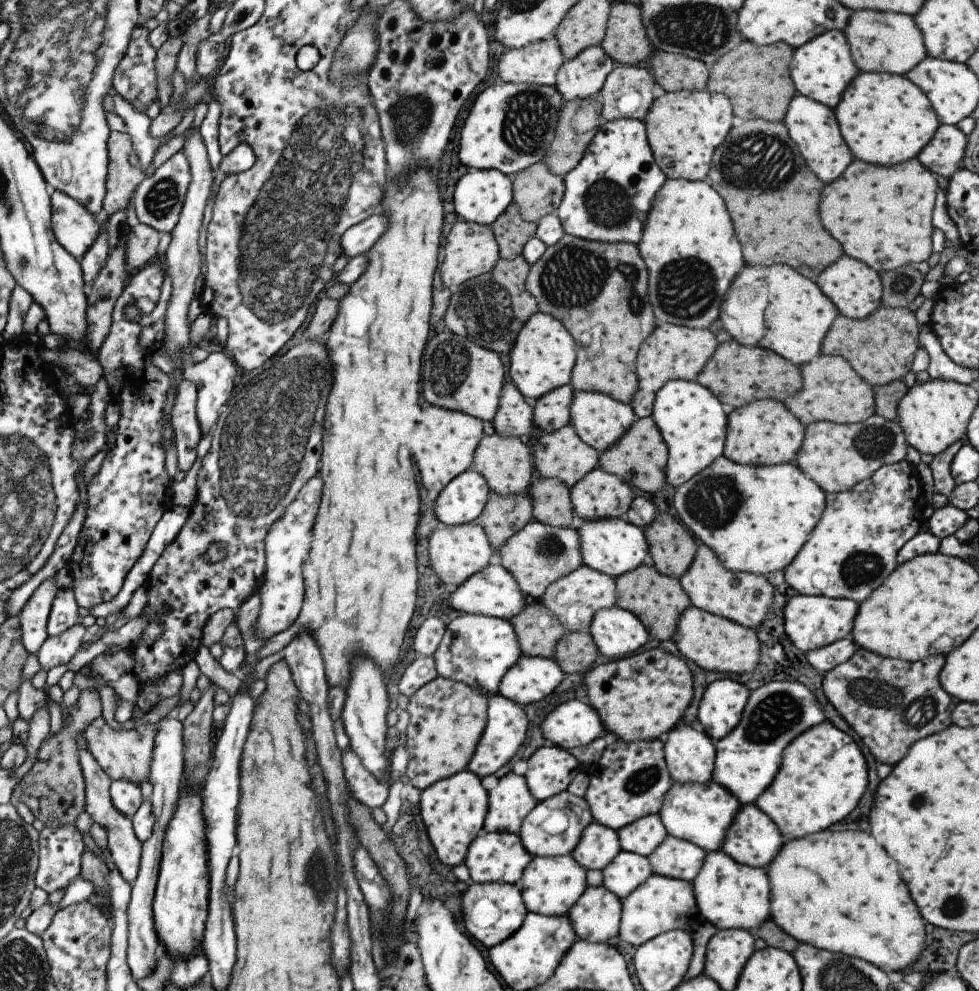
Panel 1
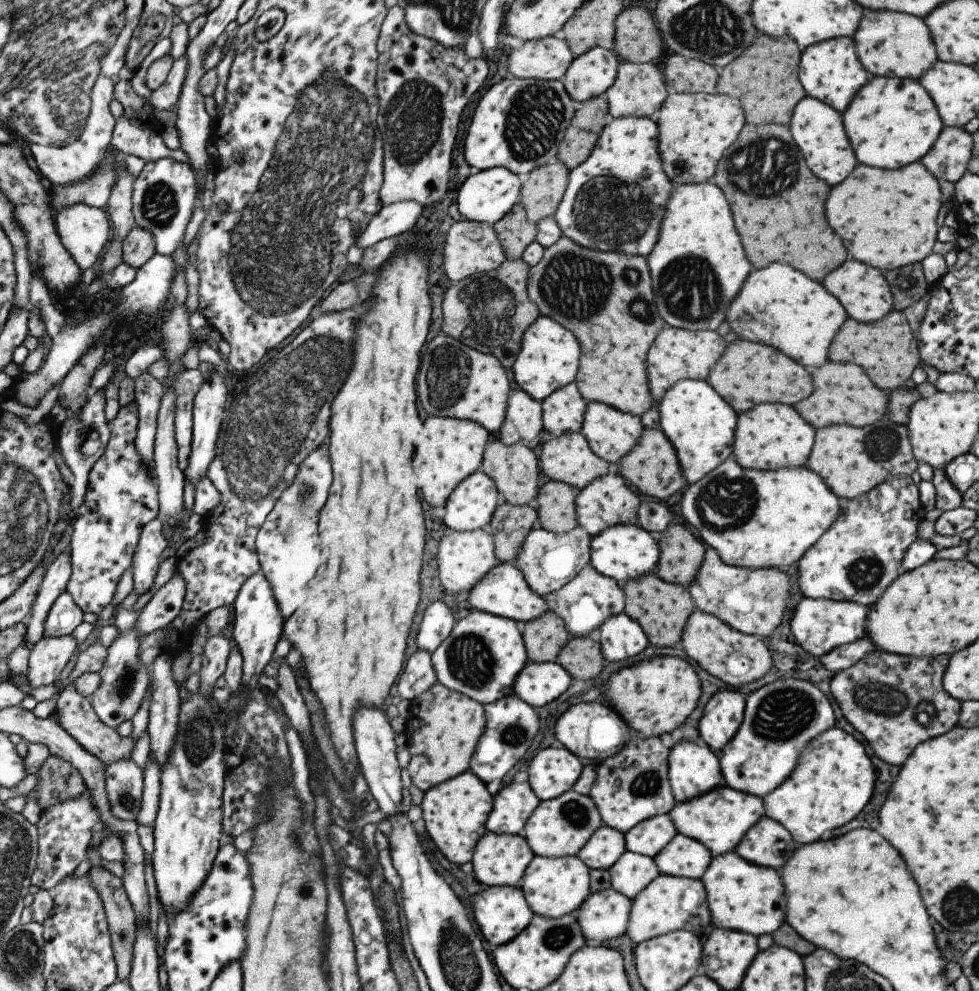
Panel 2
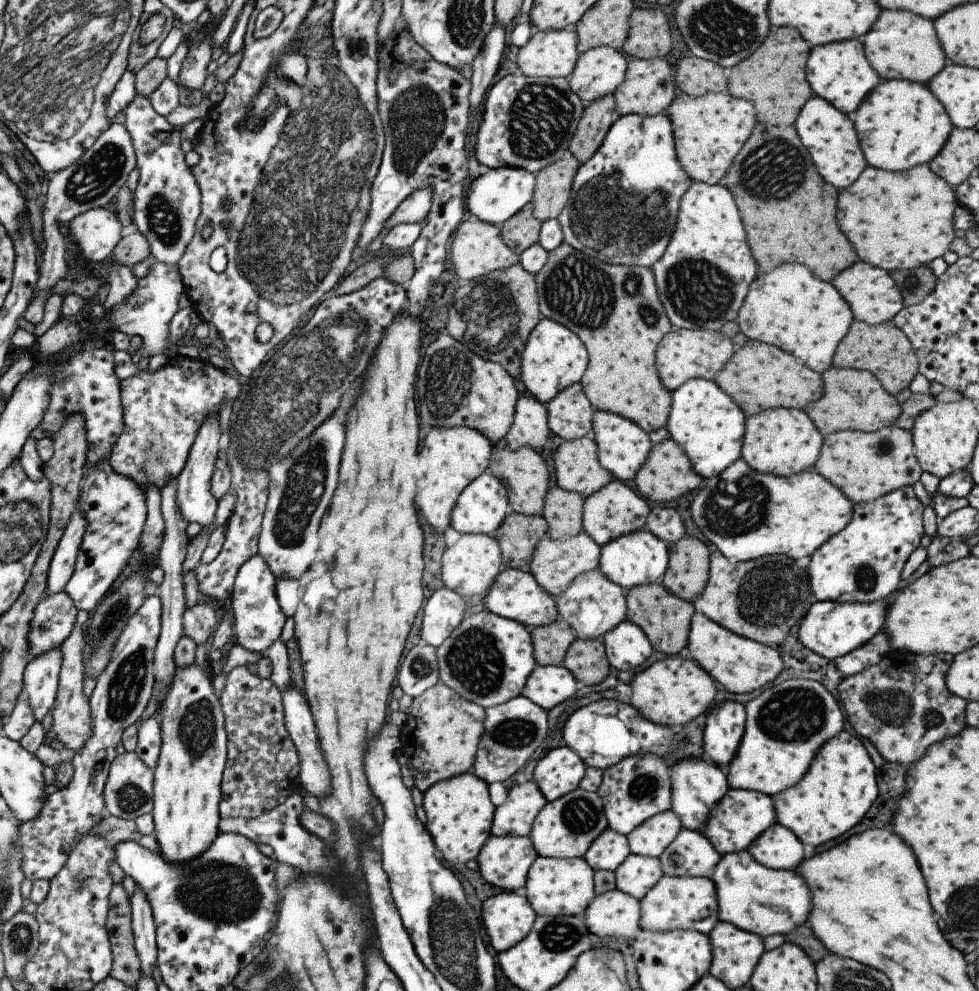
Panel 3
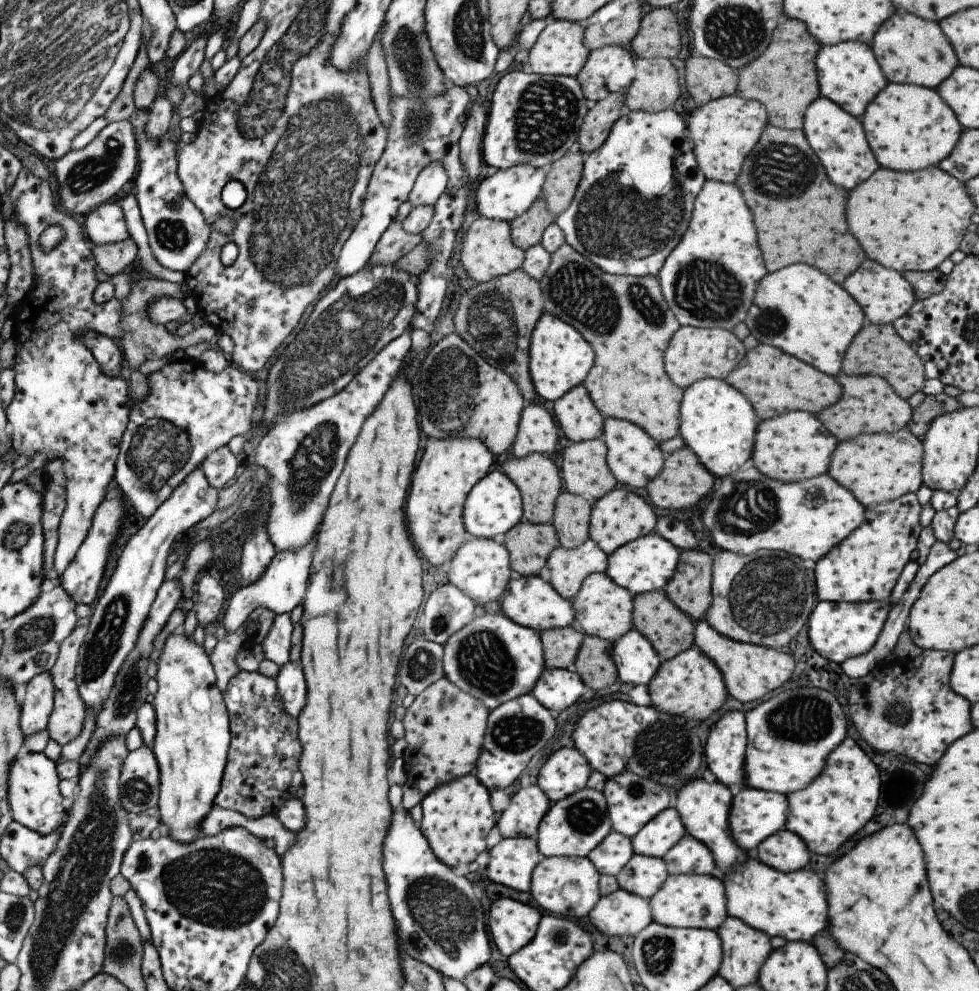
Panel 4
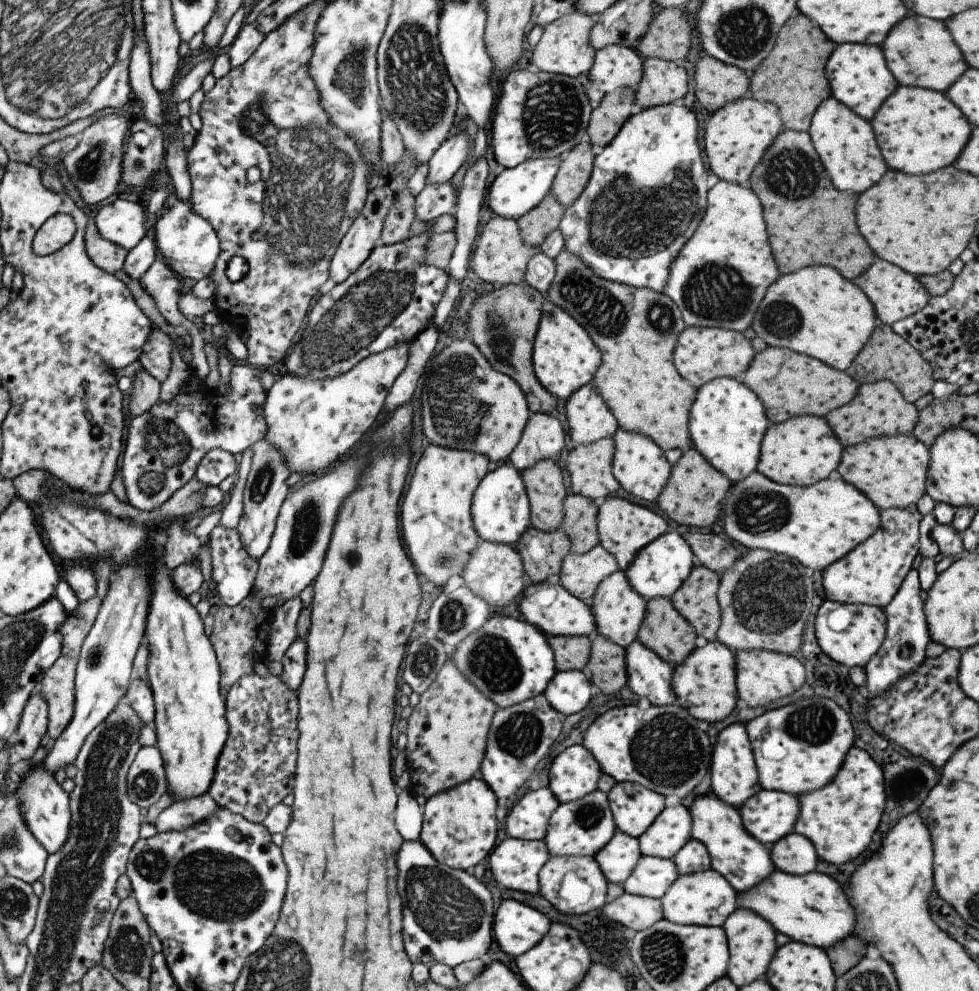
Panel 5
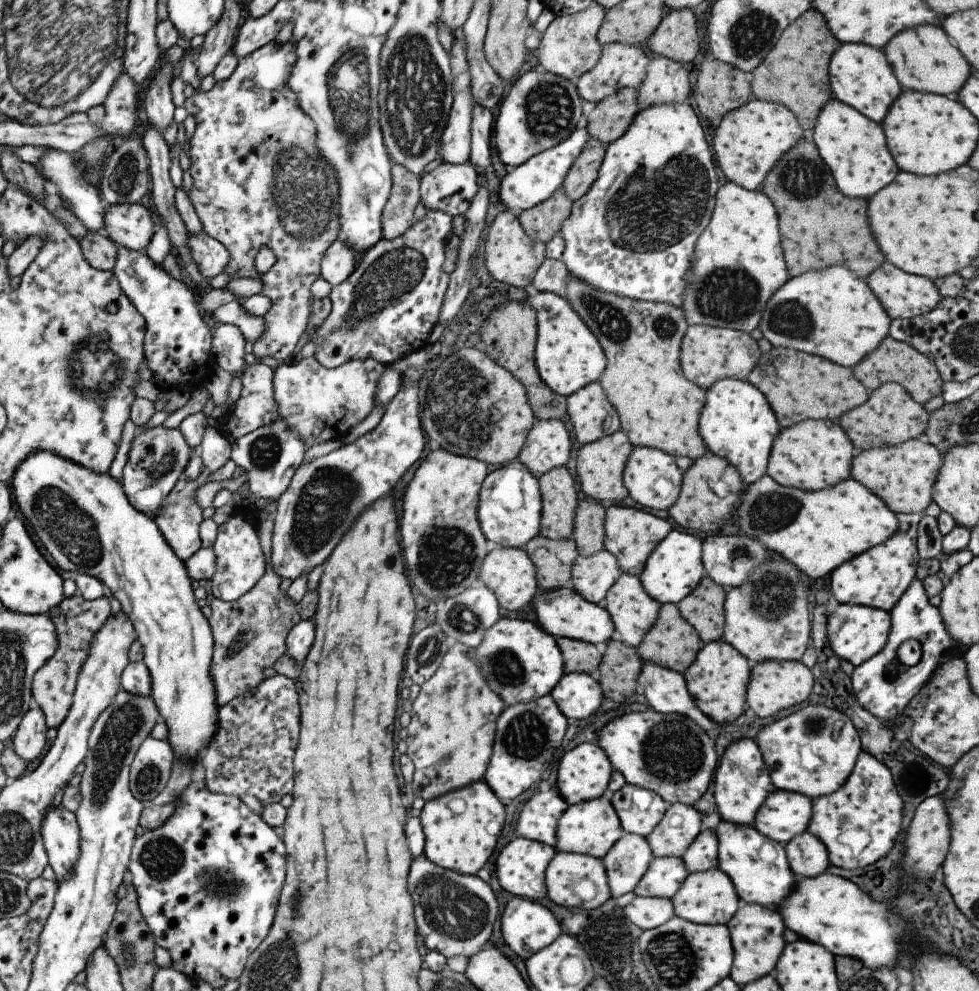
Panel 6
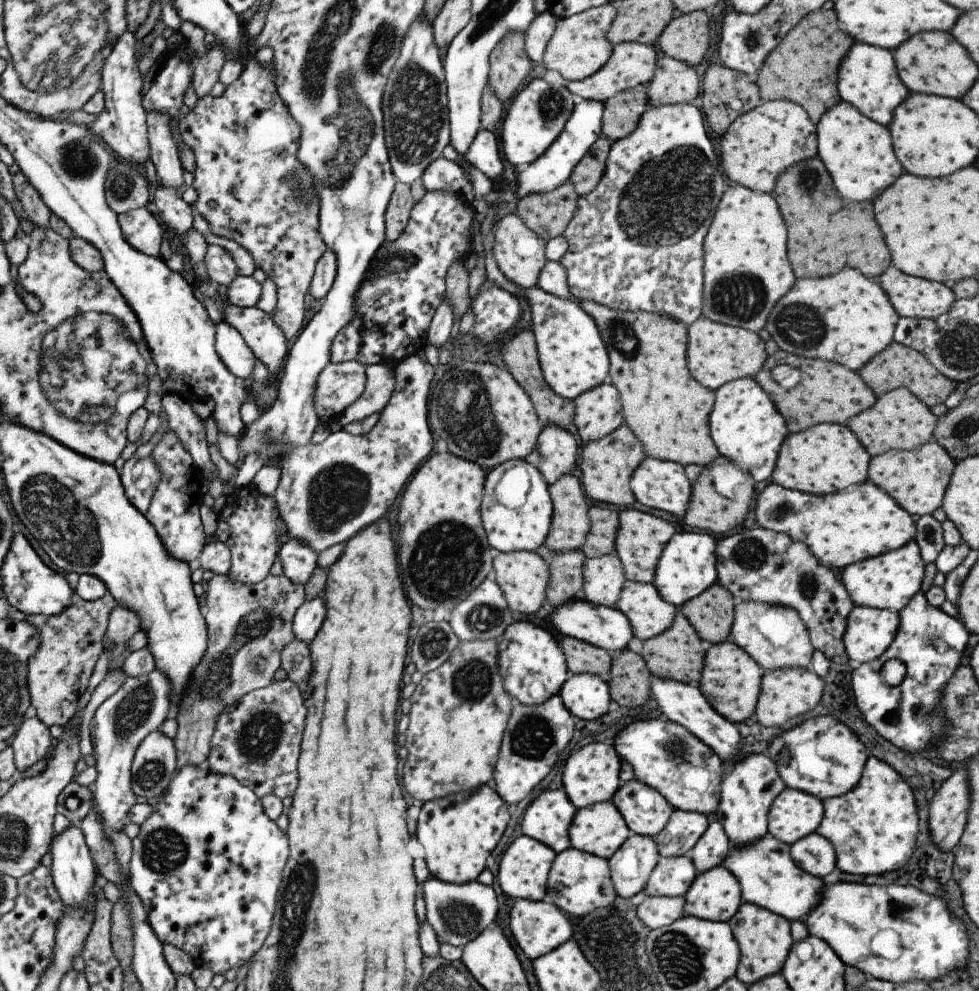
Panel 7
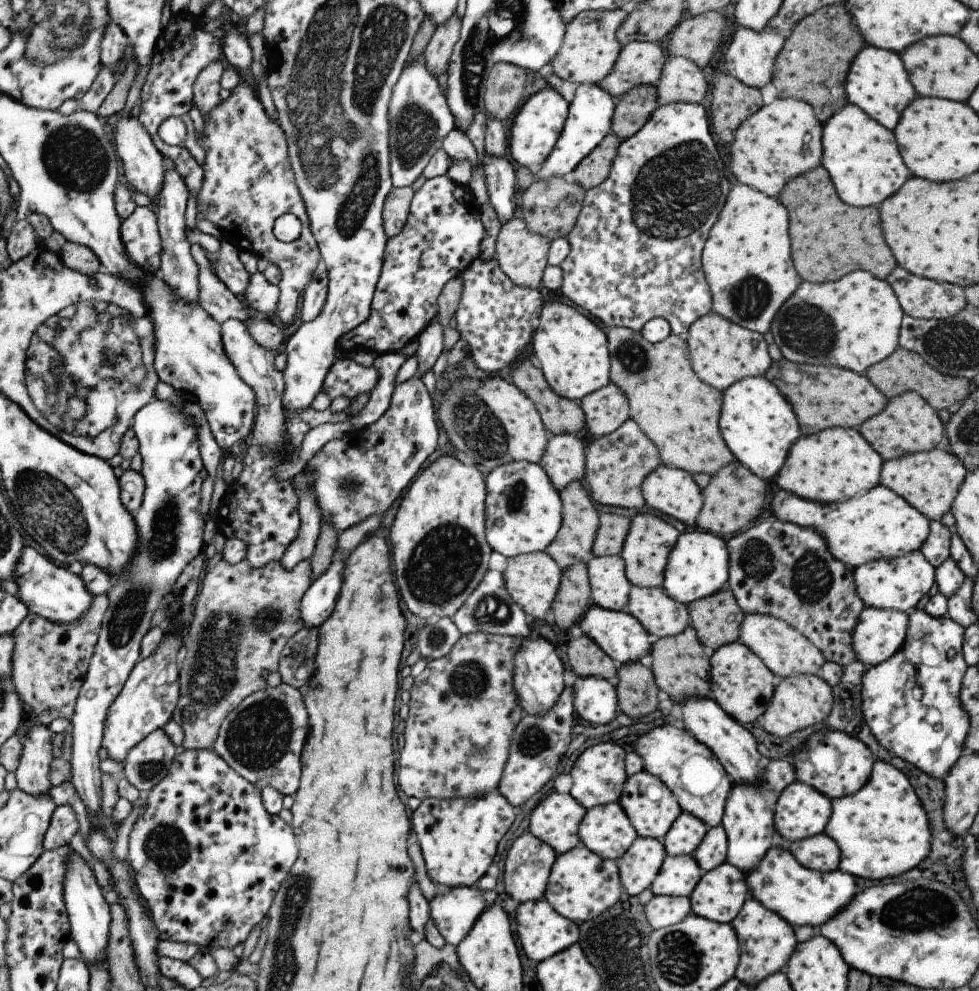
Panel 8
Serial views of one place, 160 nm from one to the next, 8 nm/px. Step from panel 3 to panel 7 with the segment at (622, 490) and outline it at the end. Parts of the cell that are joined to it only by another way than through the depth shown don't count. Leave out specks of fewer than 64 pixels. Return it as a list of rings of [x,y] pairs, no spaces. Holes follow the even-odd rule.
[[[637,506],[619,511],[617,518],[613,551],[621,563],[624,577],[633,582],[650,583],[663,546],[675,532],[673,525],[657,516],[639,511]]]

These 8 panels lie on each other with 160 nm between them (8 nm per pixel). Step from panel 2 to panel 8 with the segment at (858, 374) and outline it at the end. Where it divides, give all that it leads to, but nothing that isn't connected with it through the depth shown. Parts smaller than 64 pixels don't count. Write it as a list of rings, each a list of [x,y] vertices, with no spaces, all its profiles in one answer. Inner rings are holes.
[[[907,391],[889,398],[877,414],[861,422],[856,430],[884,461],[903,454],[931,450],[941,440],[944,428],[936,410],[916,392]]]

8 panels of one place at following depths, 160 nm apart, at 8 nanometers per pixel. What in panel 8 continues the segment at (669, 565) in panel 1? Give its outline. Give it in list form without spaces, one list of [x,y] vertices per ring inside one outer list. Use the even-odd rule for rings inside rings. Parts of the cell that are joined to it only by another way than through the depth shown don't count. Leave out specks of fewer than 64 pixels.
[[[724,586],[706,597],[695,599],[686,605],[690,620],[690,626],[695,629],[698,641],[703,646],[709,646],[713,650],[720,646],[738,640],[738,630],[744,613],[737,606],[732,592]]]

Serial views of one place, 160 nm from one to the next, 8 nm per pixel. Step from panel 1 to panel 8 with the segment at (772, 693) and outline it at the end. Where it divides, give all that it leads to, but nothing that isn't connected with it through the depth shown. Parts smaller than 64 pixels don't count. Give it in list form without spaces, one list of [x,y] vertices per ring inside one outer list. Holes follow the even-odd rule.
[[[817,731],[808,736],[802,744],[795,747],[793,756],[789,758],[797,781],[813,787],[828,799],[836,799],[853,794],[864,782],[868,782],[871,765],[875,762],[871,751],[859,740],[841,731]]]

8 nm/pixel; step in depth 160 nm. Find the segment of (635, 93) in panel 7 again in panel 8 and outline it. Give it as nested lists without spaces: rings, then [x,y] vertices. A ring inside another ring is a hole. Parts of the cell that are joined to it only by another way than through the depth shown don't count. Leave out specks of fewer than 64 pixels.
[[[637,85],[630,88],[615,100],[610,118],[610,132],[624,141],[643,126],[647,117],[658,106],[654,85]]]

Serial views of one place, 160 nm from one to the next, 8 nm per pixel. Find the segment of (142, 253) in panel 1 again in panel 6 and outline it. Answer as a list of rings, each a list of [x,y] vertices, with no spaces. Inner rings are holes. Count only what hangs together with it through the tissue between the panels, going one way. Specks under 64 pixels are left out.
[[[88,231],[81,240],[85,258],[96,269],[113,271],[118,264],[117,243],[99,231]]]

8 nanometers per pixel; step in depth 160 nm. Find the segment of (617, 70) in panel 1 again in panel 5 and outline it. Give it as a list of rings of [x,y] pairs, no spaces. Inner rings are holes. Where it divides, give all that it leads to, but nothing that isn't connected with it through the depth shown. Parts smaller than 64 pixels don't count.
[[[644,57],[642,61],[641,80],[634,92],[637,108],[666,105],[685,96],[687,77],[680,63],[653,57]]]

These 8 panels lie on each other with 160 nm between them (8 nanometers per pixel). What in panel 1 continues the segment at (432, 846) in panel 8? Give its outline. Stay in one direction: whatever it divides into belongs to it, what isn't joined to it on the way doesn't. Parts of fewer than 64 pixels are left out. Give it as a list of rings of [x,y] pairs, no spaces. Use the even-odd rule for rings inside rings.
[[[466,768],[420,791],[418,804],[421,820],[435,856],[443,864],[453,868],[464,861],[469,843],[483,831],[487,803],[487,793],[480,778]]]

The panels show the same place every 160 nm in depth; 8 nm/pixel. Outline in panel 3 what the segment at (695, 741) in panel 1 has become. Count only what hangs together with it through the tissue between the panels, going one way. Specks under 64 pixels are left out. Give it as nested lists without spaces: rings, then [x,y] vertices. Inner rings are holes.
[[[682,758],[669,766],[671,810],[679,817],[683,829],[702,829],[712,806],[727,792],[725,771],[715,763],[703,759]]]

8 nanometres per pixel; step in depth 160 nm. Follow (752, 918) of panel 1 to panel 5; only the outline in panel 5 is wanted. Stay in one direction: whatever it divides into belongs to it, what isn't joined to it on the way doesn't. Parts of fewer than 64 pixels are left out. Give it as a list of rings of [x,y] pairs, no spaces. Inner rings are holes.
[[[775,869],[758,885],[739,894],[737,906],[757,913],[775,930],[785,934],[790,941],[805,943],[819,948],[835,944],[839,939],[853,934],[853,909],[839,884],[831,877],[815,870],[802,875],[792,875]]]

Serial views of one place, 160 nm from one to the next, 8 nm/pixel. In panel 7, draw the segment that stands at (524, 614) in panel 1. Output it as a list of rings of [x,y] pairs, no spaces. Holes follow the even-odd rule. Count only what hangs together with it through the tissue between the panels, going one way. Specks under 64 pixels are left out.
[[[573,637],[561,638],[558,644],[563,651],[569,674],[589,673],[601,676],[609,672],[612,654],[606,650]]]

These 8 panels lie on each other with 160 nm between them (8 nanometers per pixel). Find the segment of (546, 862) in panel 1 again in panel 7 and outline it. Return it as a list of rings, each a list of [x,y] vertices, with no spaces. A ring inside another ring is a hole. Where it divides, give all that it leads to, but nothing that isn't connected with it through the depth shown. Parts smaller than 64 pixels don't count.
[[[571,846],[554,853],[546,880],[546,894],[561,912],[573,917],[609,906],[616,897],[606,860]]]

